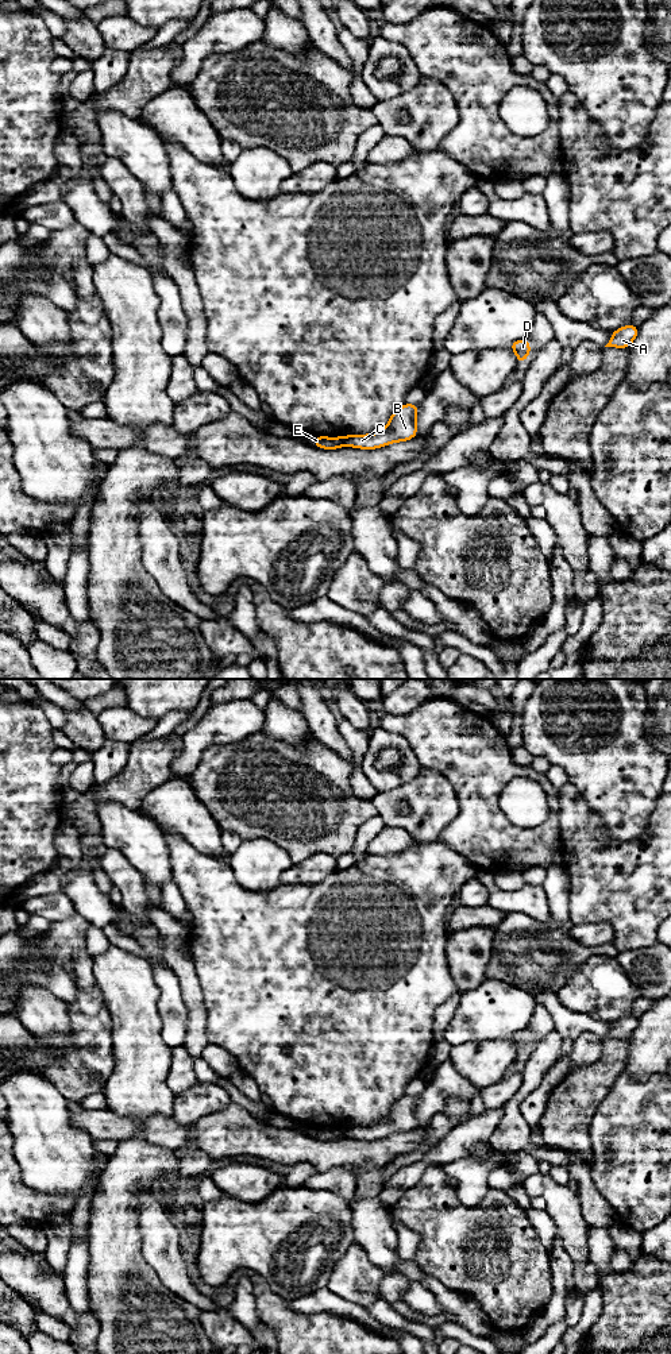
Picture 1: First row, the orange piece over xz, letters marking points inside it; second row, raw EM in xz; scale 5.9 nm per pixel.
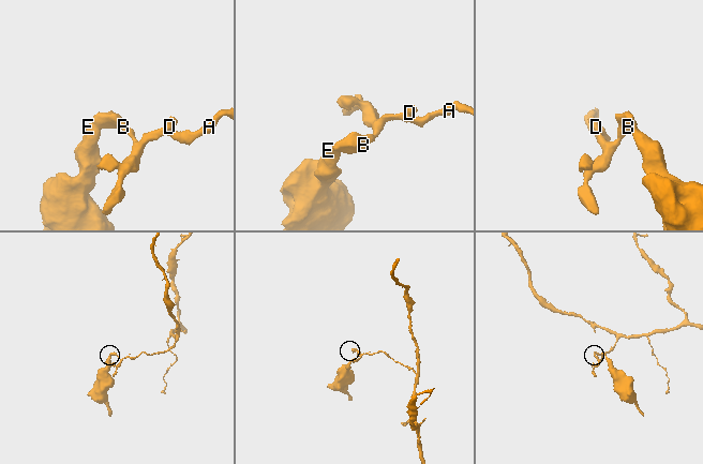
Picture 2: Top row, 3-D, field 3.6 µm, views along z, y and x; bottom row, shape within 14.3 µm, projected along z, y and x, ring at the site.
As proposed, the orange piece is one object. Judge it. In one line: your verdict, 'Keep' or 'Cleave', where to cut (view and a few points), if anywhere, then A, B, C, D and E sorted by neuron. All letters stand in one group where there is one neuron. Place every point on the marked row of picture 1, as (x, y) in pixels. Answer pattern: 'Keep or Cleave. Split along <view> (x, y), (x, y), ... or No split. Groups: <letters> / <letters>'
Cleave. Split along xz (338, 438), (344, 444). Groups: A B C D / E

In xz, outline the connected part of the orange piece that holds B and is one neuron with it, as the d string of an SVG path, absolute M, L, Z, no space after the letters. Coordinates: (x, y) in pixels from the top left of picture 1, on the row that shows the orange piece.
M404 404L392 413L387 427L382 431L371 435L347 435L339 439L344 445L362 450L375 450L390 443L410 440L419 436L416 428L417 412L419 404Z

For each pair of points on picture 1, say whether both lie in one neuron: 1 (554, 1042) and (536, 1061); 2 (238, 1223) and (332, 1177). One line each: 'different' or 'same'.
1: same
2: different

